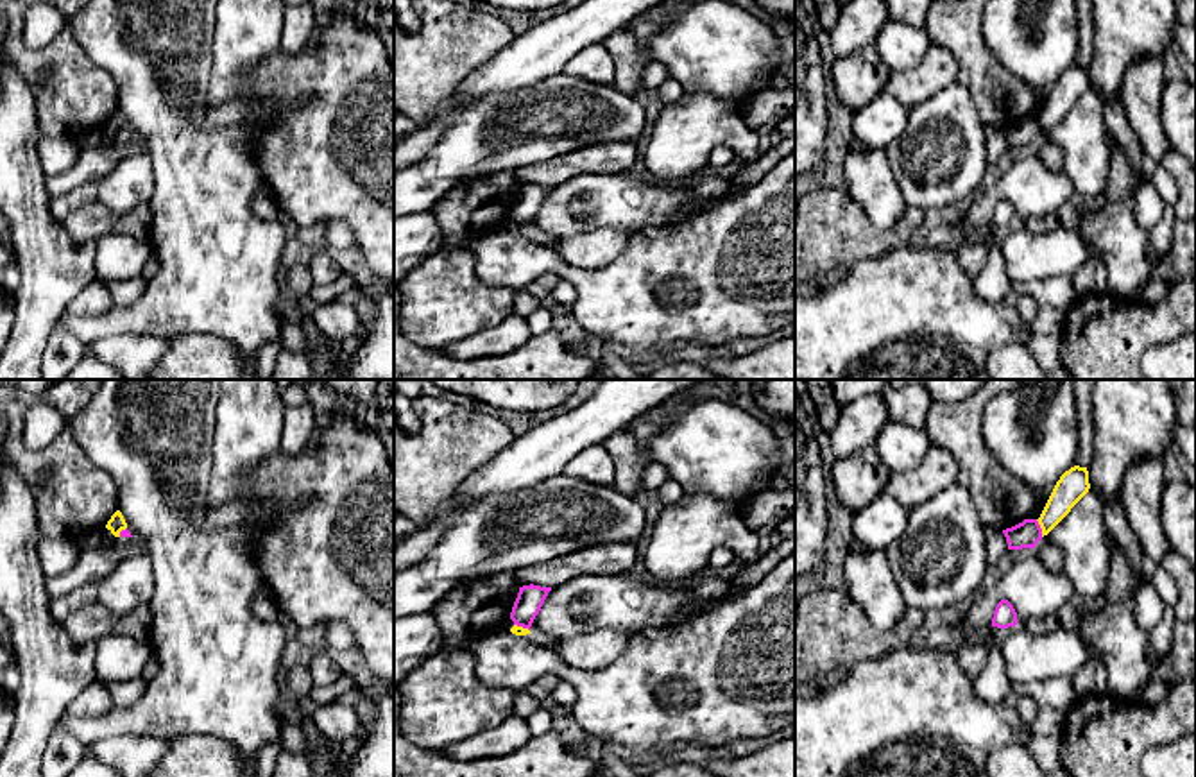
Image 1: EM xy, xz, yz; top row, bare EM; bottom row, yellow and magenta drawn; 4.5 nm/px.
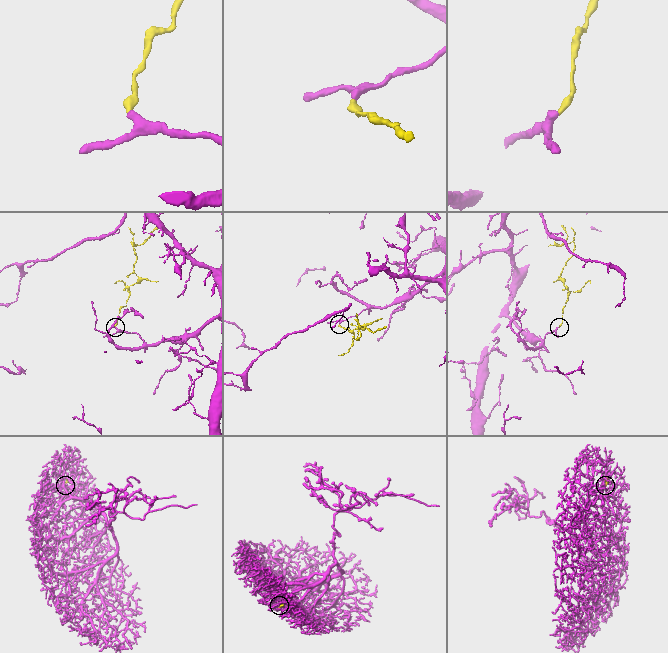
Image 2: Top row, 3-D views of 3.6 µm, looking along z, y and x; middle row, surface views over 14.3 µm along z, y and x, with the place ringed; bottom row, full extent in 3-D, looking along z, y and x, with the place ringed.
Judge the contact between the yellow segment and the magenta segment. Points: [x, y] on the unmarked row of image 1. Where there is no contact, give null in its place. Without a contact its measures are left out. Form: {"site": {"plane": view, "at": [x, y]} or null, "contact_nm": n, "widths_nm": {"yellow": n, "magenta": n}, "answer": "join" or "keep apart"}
{"site": {"plane": "yz", "at": [1041, 126]}, "contact_nm": 90, "widths_nm": {"yellow": 140, "magenta": 120}, "answer": "keep apart"}

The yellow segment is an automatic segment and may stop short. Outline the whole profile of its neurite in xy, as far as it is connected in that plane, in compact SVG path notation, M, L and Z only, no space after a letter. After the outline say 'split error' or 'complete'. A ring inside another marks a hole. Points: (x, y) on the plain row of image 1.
M116 109L106 124L104 134L106 141L100 147L107 147L120 136L120 131L127 127L127 122L120 109Z | split error

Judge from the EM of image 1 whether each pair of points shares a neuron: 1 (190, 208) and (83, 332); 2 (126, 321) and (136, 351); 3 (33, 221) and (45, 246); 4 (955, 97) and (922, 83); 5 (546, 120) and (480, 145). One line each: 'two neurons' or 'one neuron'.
1: one neuron
2: two neurons
3: one neuron
4: two neurons
5: one neuron

